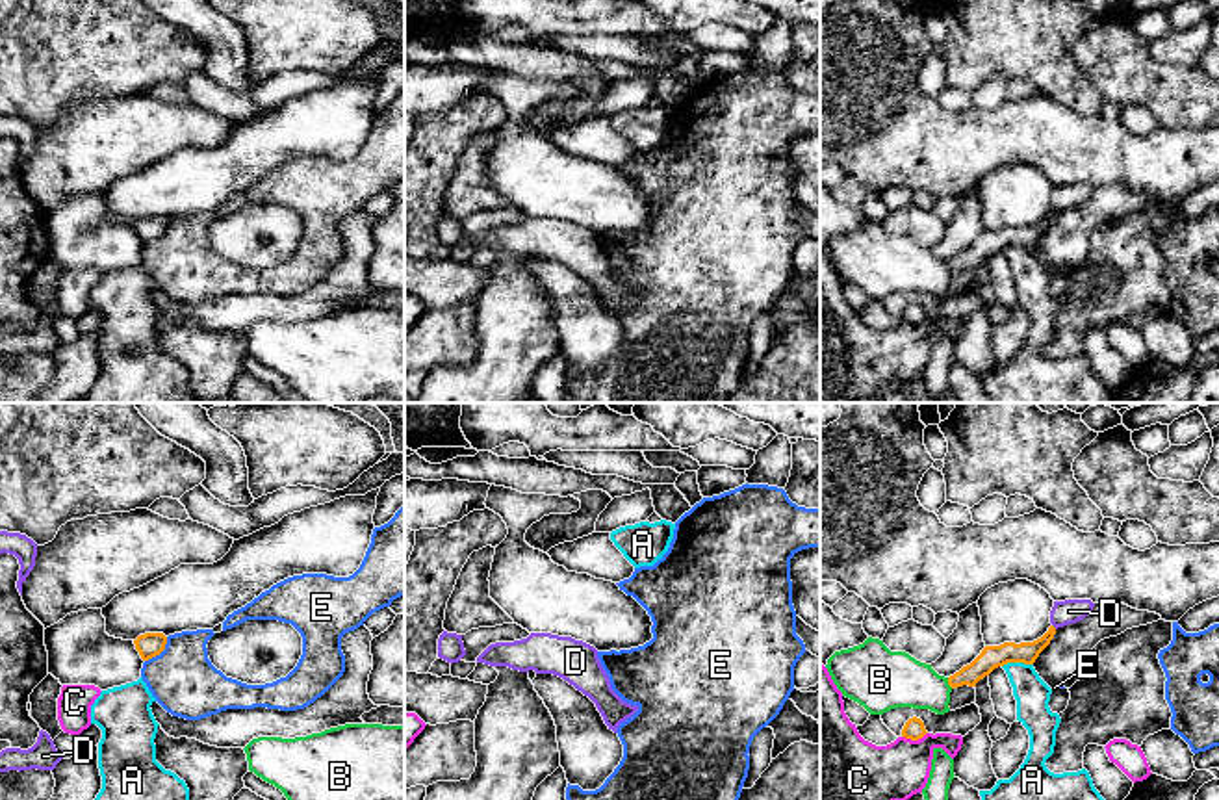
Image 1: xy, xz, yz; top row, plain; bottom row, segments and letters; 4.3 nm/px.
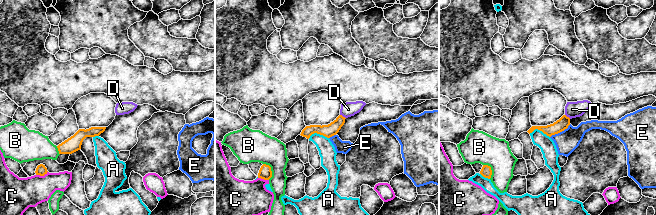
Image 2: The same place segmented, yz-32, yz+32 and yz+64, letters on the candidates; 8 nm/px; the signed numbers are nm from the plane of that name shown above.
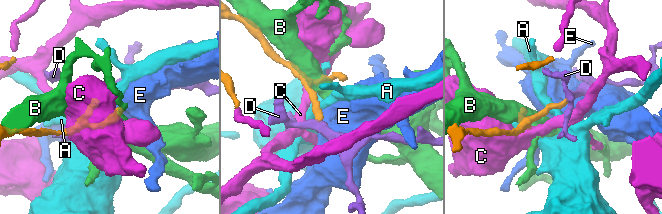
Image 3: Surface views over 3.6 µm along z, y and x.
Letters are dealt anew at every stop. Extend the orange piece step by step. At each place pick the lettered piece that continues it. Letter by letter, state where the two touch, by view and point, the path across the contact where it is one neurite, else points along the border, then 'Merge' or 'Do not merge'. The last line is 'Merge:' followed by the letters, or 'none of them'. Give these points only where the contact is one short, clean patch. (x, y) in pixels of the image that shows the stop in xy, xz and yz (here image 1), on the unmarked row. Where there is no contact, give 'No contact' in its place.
A: Touches orange at yz (1017, 245). Do not merge
B: Touches orange at yz (949, 268). Do not merge
C: Touches orange at yz (913, 323). Boundary: yz (926, 316), (917, 323), (902, 322). Do not merge
D: No contact. Do not merge
E: Touches orange at xy (160, 236). Boundary: xy (167, 221), (166, 231), (145, 245). Do not merge
Merge: none of them

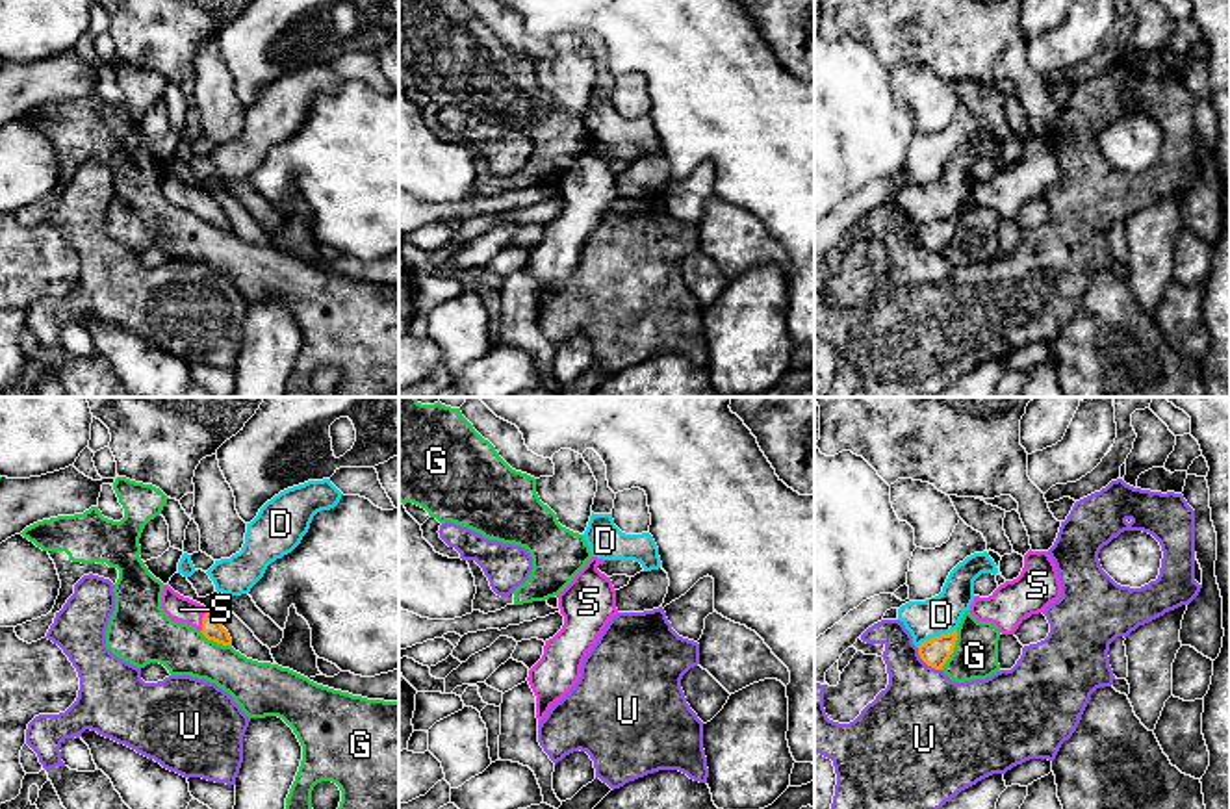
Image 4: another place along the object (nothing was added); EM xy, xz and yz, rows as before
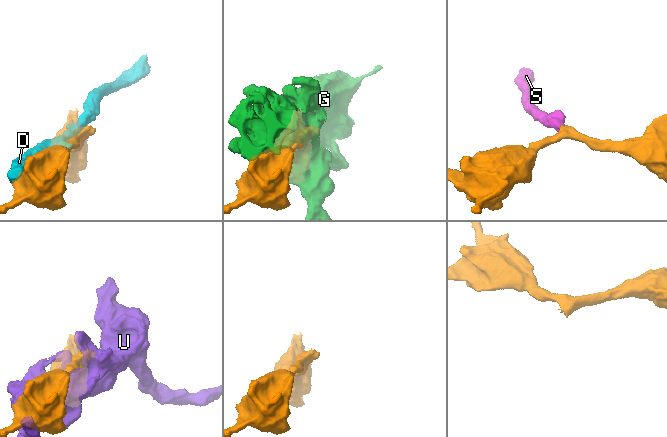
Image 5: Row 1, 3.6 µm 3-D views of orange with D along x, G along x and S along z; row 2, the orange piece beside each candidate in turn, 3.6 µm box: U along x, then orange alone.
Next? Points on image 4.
D: Touches orange at yz (935, 221). Do not merge
G: Touches orange at yz (952, 234). Do not merge
S: Touches orange at xy (203, 205). Path across: xy (212, 212), (203, 205), (180, 193). Merge
U: Touches orange at yz (926, 247). Do not merge
Merge: S

